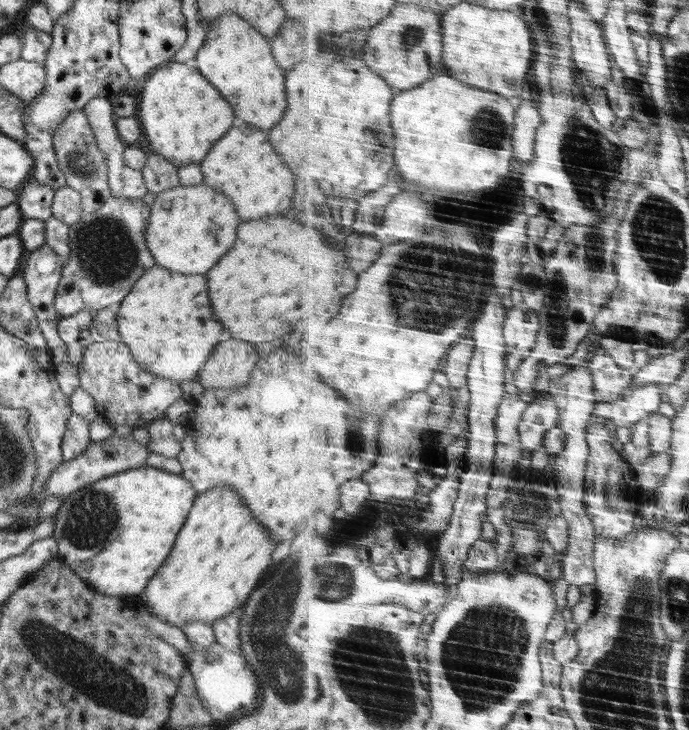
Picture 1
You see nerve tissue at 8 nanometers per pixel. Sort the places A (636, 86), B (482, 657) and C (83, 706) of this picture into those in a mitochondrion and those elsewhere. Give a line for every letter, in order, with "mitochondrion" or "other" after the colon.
A: other
B: mitochondrion
C: other

